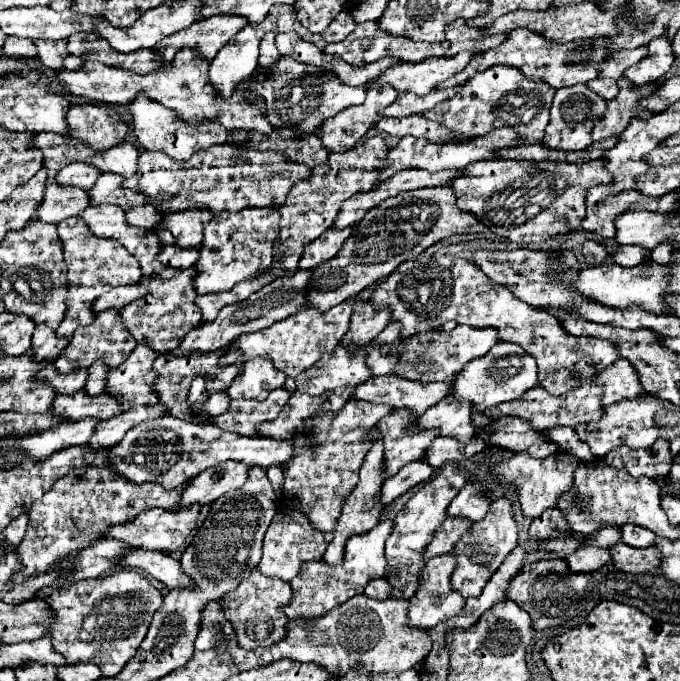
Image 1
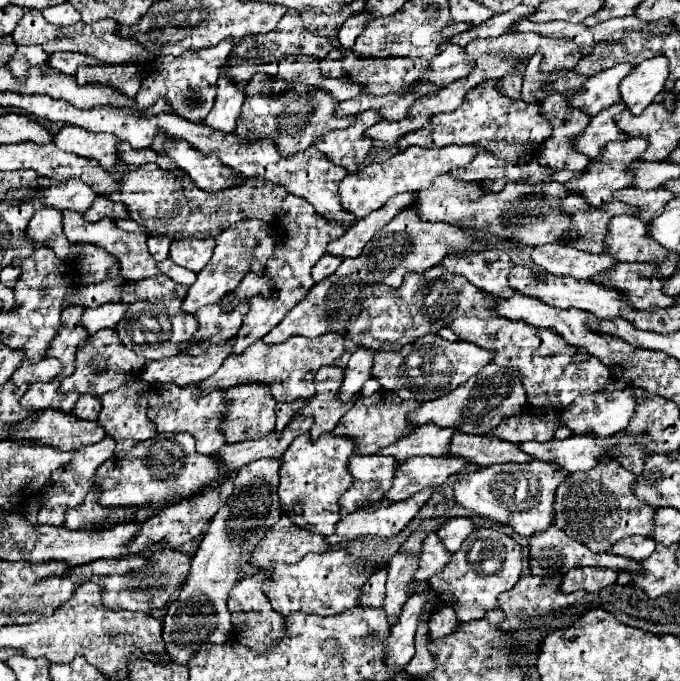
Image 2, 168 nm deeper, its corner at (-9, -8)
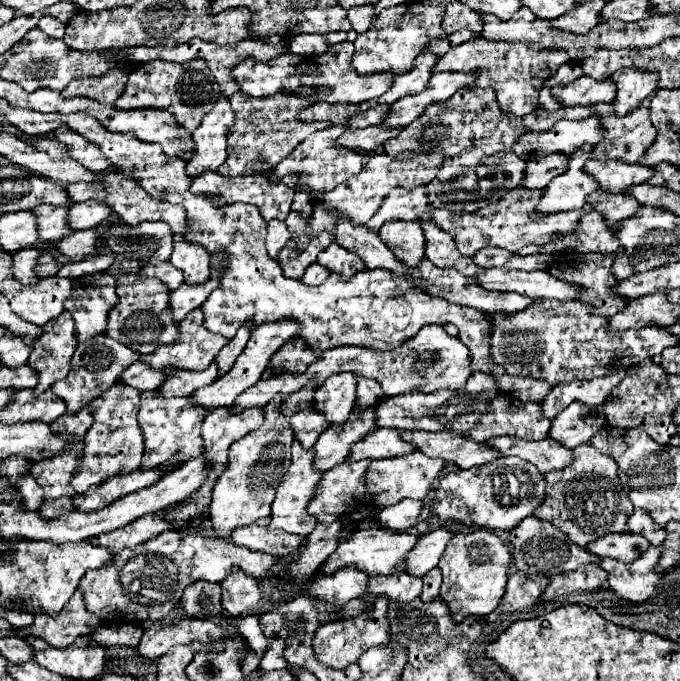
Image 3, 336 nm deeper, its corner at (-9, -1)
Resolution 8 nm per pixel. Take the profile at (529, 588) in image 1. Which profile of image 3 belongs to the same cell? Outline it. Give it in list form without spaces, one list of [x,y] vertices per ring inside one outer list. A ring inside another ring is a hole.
[[[517,571],[508,577],[508,587],[502,597],[500,609],[496,613],[514,613],[524,611],[536,603],[540,603],[540,597],[549,583],[548,577],[540,575],[528,575]]]

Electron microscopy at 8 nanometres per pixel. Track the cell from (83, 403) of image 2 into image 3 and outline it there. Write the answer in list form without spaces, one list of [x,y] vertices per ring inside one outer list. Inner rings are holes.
[[[82,407],[78,413],[64,413],[60,415],[50,427],[52,431],[64,431],[70,435],[76,435],[76,441],[82,441],[82,437],[86,435],[88,427],[92,425],[94,417],[90,413],[88,407]]]

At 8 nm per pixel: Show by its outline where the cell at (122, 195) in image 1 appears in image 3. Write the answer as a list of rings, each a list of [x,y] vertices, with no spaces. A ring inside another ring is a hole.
[[[88,199],[82,203],[74,203],[70,207],[68,223],[76,231],[78,229],[90,229],[90,227],[96,227],[98,223],[102,223],[104,219],[108,219],[110,213],[112,213],[112,207],[108,207],[100,199]]]

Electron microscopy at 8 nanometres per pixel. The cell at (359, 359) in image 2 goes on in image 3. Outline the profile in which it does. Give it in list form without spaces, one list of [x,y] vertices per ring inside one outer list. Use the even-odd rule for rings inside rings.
[[[336,373],[316,389],[316,409],[322,411],[330,423],[348,419],[348,411],[352,411],[356,403],[356,379],[358,375],[352,373]]]

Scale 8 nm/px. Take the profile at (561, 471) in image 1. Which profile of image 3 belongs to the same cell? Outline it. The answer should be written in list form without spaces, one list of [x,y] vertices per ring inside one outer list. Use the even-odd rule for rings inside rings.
[[[500,457],[484,467],[448,473],[438,483],[430,509],[444,521],[458,519],[460,523],[472,523],[492,531],[512,531],[512,527],[516,527],[524,517],[530,517],[544,503],[544,487],[544,475],[532,463],[520,457]]]

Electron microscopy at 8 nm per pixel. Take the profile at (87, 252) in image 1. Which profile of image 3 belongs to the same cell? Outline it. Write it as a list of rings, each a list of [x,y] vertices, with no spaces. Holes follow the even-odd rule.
[[[68,311],[44,325],[44,331],[38,337],[28,359],[28,365],[40,373],[40,381],[34,387],[36,395],[44,393],[52,383],[68,375],[70,359],[74,355],[76,345],[76,325]]]

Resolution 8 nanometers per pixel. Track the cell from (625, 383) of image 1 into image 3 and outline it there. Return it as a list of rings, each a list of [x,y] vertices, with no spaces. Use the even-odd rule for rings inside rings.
[[[574,401],[560,415],[556,415],[548,435],[564,443],[568,449],[574,449],[578,445],[590,443],[592,435],[596,435],[596,431],[604,425],[606,425],[604,403],[586,405],[586,403]]]

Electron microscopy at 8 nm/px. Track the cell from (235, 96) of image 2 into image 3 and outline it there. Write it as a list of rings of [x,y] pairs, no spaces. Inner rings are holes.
[[[220,97],[214,109],[202,119],[202,125],[192,133],[196,155],[188,161],[188,175],[200,175],[204,169],[216,171],[226,161],[226,137],[234,125],[234,111],[228,97]]]

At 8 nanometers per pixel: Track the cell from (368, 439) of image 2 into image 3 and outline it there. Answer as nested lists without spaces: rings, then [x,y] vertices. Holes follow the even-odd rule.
[[[378,403],[360,411],[350,411],[346,423],[332,423],[326,431],[322,431],[320,439],[314,445],[316,467],[328,471],[334,465],[344,463],[348,459],[350,447],[378,429],[376,407]]]

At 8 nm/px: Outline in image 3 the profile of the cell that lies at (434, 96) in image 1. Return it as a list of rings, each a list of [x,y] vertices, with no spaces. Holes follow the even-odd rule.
[[[372,125],[366,129],[348,129],[344,135],[340,135],[340,145],[342,147],[352,147],[358,151],[374,151],[382,147],[382,143],[390,137],[396,137],[402,127],[394,129],[384,129],[382,125]]]

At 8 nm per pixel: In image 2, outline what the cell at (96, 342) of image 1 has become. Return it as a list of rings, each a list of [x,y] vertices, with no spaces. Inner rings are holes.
[[[100,330],[94,336],[90,336],[82,348],[76,350],[76,370],[70,378],[60,382],[60,390],[62,392],[76,390],[78,394],[102,396],[108,390],[116,390],[124,382],[136,380],[144,368],[144,362],[146,362],[144,356],[122,346],[116,330]]]

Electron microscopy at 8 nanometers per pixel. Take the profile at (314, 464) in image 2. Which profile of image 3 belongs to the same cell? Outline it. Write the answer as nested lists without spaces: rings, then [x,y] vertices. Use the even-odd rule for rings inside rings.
[[[298,441],[292,443],[292,465],[286,471],[280,487],[276,489],[276,499],[272,503],[272,527],[288,531],[288,533],[296,533],[296,535],[310,535],[312,529],[316,527],[316,517],[308,515],[308,505],[314,497],[314,489],[320,483],[324,471],[318,471],[314,467],[314,449],[306,451]]]

